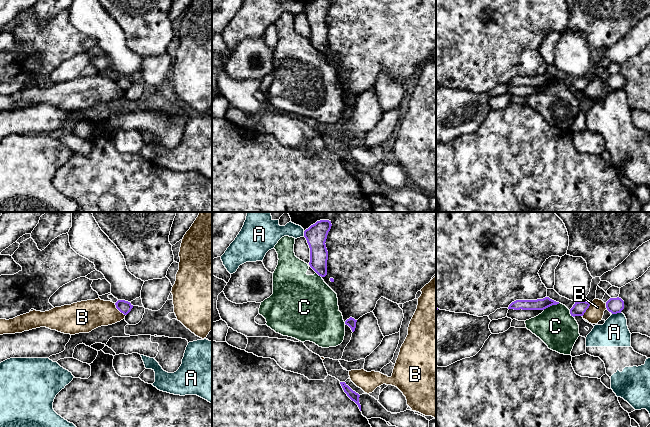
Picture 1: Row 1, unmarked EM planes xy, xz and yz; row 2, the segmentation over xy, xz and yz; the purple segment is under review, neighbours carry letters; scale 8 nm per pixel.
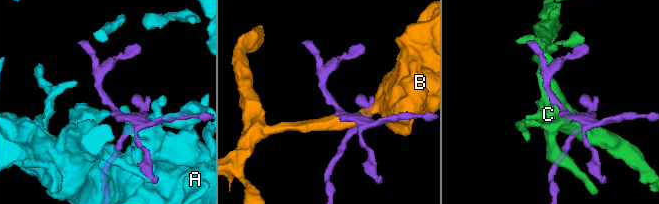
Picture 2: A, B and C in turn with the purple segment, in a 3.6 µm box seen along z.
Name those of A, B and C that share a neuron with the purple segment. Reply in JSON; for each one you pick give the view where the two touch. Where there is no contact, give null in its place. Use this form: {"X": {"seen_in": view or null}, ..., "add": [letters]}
{"add": []}

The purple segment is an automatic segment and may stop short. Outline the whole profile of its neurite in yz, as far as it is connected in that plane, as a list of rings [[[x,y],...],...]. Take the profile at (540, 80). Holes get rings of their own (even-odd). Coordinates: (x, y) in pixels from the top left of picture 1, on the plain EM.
[[[549,73],[537,76],[516,76],[512,78],[508,85],[514,86],[544,86],[552,81],[557,81],[559,78],[556,78]]]

